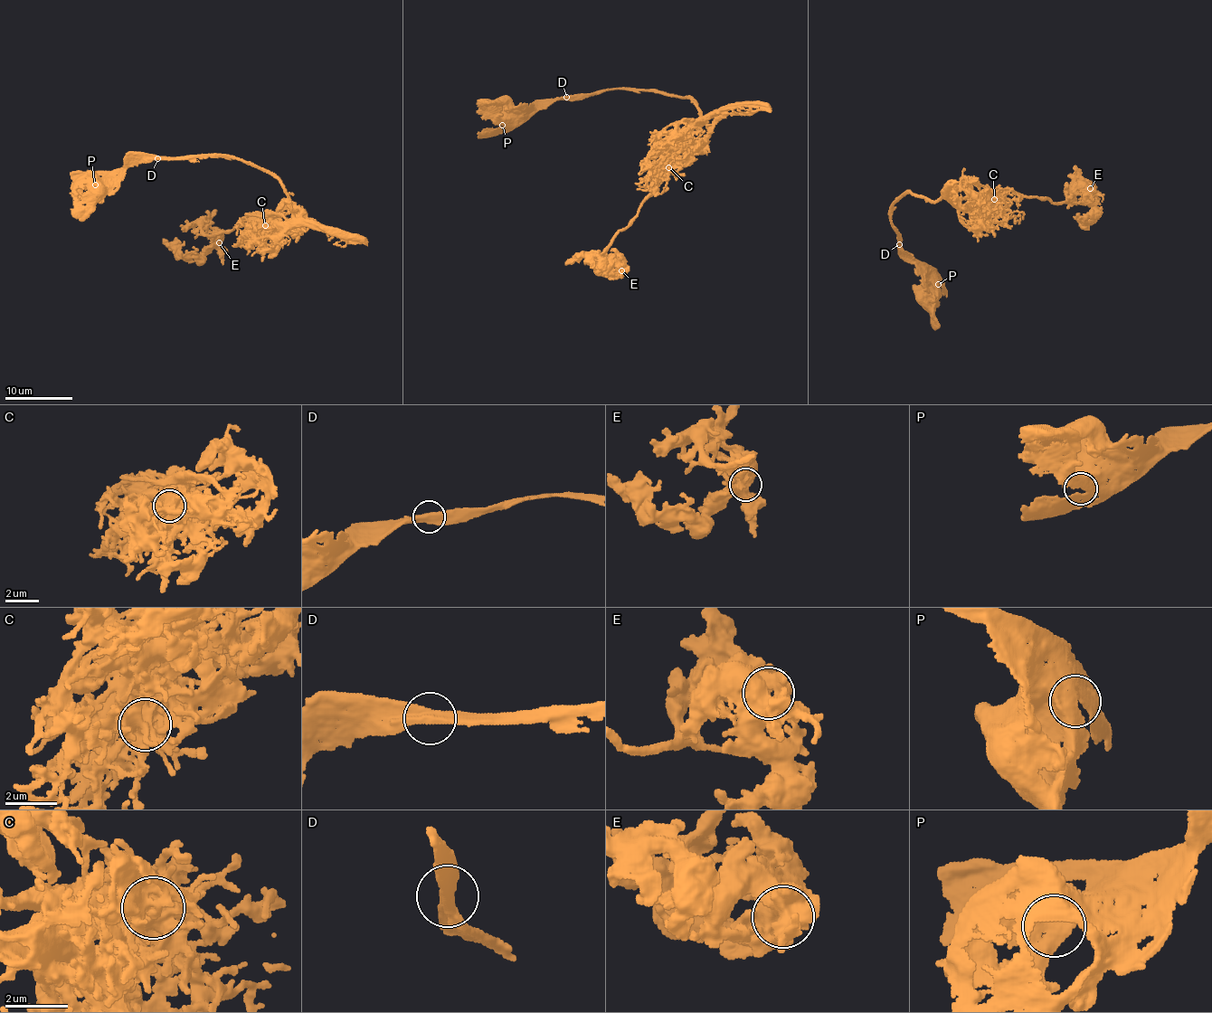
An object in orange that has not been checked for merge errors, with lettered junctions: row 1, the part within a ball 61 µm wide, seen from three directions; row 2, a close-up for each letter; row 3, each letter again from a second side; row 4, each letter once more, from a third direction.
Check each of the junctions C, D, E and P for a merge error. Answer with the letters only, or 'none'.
C

